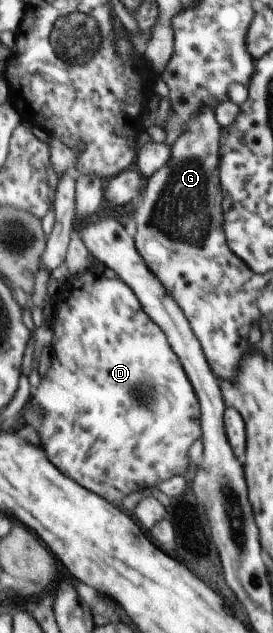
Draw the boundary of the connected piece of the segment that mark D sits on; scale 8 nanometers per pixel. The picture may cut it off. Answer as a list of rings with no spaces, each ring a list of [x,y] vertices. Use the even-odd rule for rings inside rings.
[[[109,267],[103,268],[103,274],[93,274],[91,270],[87,270],[85,274],[69,276],[65,286],[61,287],[59,292],[66,291],[68,285],[71,285],[71,290],[69,290],[69,296],[65,298],[65,308],[61,306],[63,302],[59,302],[59,307],[54,307],[53,317],[50,320],[52,338],[49,345],[51,358],[49,367],[41,377],[39,386],[35,388],[35,394],[29,396],[29,402],[23,406],[23,420],[37,432],[41,448],[45,450],[47,458],[55,464],[55,468],[58,468],[63,476],[71,476],[71,480],[75,480],[77,484],[83,484],[87,490],[95,492],[97,496],[111,500],[115,506],[121,506],[119,502],[131,492],[153,488],[167,478],[187,476],[185,472],[189,464],[187,448],[201,436],[201,412],[198,407],[197,394],[189,378],[185,378],[185,370],[166,340],[165,333],[150,319],[138,297],[134,295],[134,291]]]

